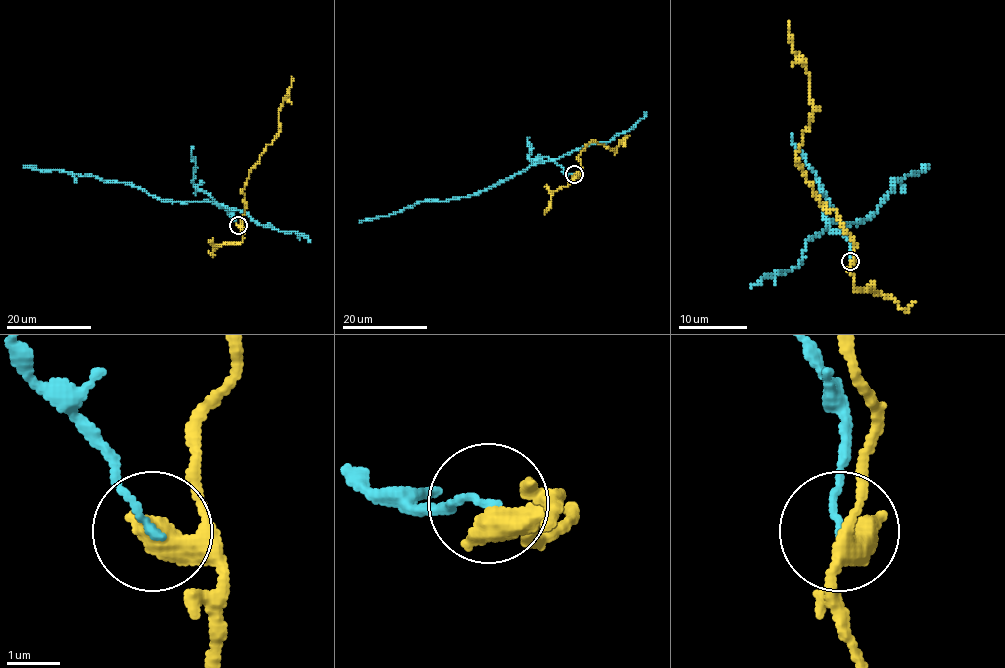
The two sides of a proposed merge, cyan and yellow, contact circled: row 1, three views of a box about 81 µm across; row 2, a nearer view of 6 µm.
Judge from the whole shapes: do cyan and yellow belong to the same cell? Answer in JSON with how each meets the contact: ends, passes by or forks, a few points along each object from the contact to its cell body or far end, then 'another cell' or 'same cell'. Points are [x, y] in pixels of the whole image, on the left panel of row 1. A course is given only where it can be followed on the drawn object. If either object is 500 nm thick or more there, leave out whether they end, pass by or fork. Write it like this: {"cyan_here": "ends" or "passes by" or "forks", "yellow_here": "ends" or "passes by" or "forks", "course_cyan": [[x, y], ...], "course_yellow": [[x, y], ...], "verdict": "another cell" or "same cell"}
{"cyan_here": "ends", "yellow_here": "passes by", "course_cyan": [[237, 225], [227, 207], [208, 201], [163, 201], [130, 184], [101, 181], [94, 176], [23, 167]], "course_yellow": [[237, 225], [242, 224], [245, 204], [243, 189], [250, 170], [279, 132], [278, 110], [288, 94], [291, 77]], "verdict": "another cell"}

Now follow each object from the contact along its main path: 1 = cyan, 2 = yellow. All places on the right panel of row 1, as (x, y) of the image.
1: (851, 261), (851, 244), (829, 227), (830, 222), (863, 222), (894, 190), (894, 181), (926, 167)
2: (851, 261), (853, 237), (796, 164), (813, 102), (808, 96), (810, 75), (793, 49), (789, 22)

